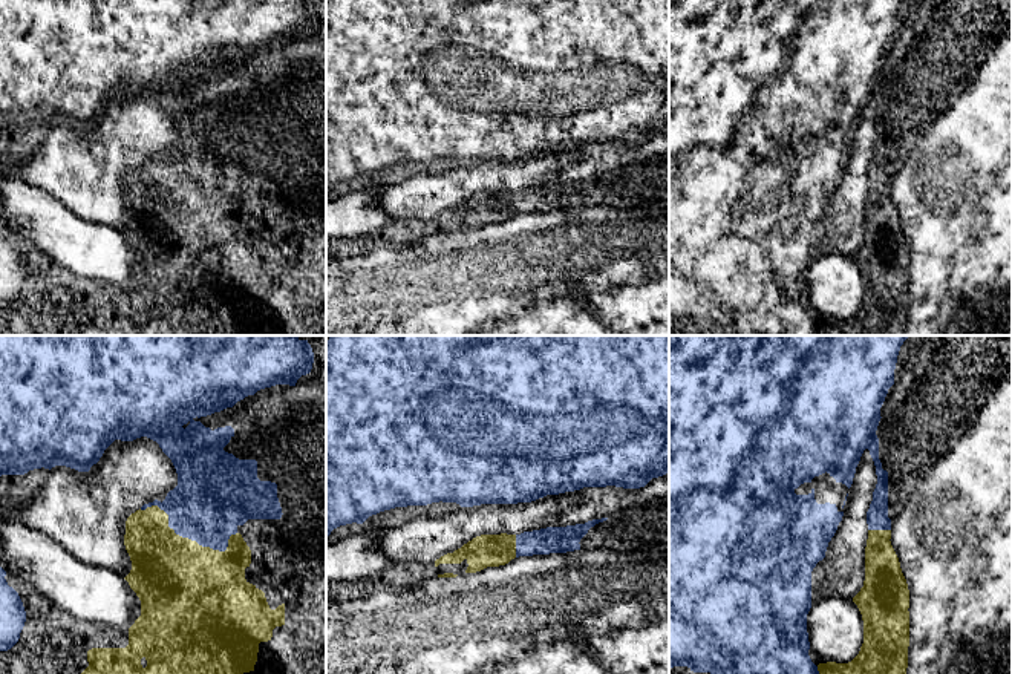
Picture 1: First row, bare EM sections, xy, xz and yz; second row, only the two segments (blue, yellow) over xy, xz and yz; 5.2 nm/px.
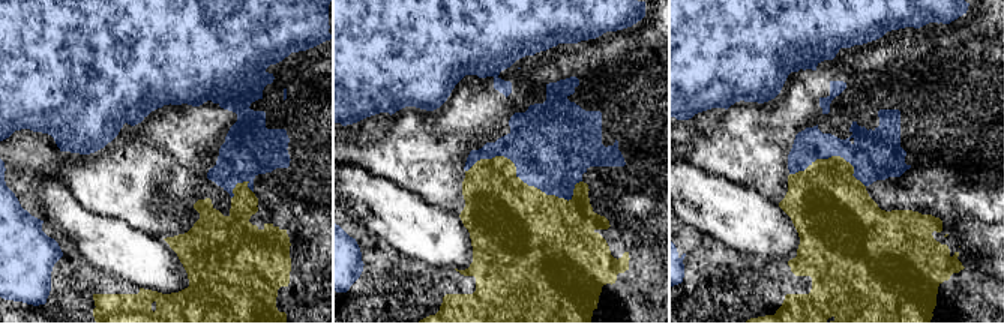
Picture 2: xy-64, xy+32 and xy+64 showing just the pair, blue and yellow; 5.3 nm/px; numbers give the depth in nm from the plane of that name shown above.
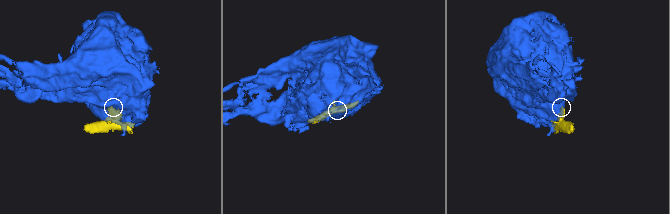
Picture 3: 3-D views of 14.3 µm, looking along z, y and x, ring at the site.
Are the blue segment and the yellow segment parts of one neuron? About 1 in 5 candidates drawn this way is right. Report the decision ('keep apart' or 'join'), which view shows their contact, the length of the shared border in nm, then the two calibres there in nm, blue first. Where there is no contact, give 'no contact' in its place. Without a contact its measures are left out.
keep apart; meets blue in xy; contact 550 nm long; 400 nm thick on the blue side, 460 nm on the other

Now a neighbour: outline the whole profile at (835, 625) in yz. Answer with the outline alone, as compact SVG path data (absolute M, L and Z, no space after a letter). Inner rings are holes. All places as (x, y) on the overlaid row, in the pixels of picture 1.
M831 594L807 614L810 648L825 662L848 663L863 643L863 620L853 599Z

